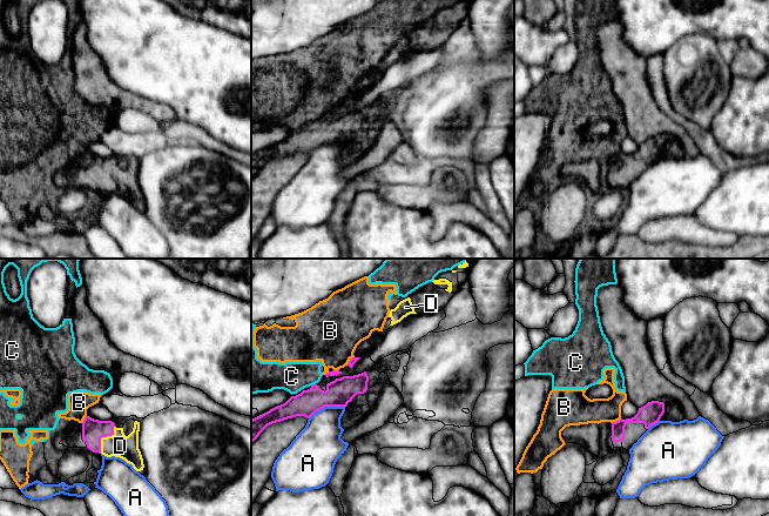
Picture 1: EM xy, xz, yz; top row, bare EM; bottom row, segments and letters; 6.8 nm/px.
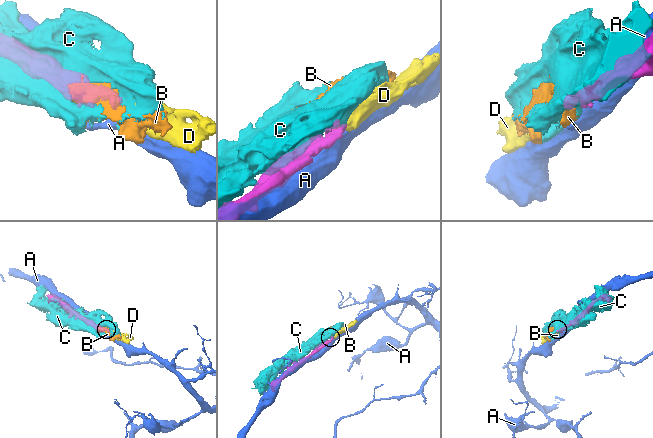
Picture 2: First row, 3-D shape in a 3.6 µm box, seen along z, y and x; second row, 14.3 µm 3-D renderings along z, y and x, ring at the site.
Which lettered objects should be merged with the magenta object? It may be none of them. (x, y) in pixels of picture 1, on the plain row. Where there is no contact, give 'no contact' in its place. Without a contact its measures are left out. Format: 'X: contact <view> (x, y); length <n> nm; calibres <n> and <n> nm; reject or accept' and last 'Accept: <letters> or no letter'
A: contact xz (326, 142); length 260 nm; calibres 180 and 280 nm; reject
B: contact yz (616, 158); length 80 nm; calibres 140 and 190 nm; reject
C: contact xz (312, 121); length 40 nm; calibres 180 and 200 nm; reject
D: contact xy (103, 173); length 220 nm; calibres 160 and 160 nm; accept
Accept: D

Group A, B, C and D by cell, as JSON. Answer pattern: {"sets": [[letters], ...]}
{"sets": [["A"], ["B", "C"], ["D"]]}

